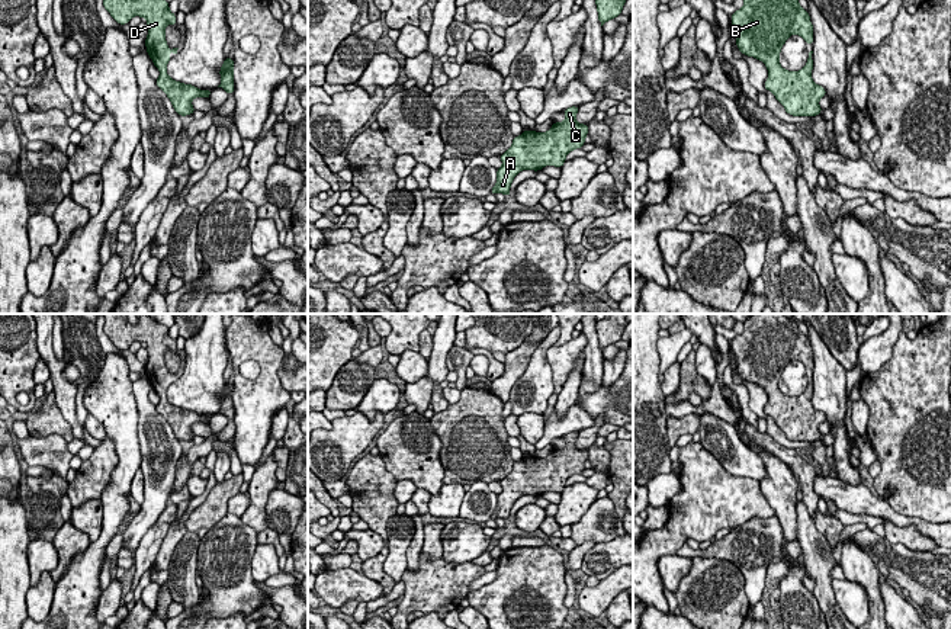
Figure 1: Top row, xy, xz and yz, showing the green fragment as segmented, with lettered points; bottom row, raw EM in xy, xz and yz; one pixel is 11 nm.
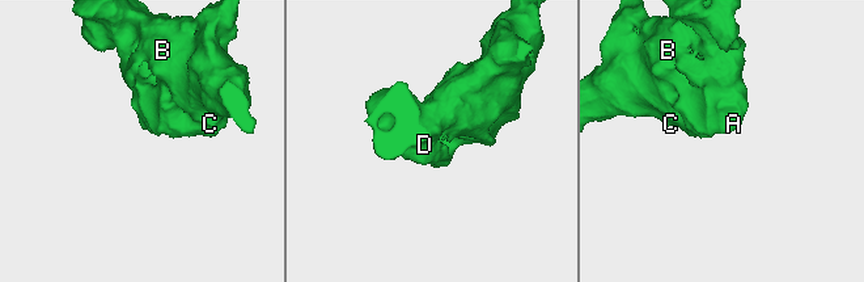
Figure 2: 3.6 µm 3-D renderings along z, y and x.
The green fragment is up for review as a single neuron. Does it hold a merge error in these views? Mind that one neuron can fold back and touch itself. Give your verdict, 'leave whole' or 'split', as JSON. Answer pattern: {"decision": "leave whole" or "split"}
{"decision": "leave whole"}

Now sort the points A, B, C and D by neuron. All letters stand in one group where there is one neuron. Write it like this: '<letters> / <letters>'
A B C D

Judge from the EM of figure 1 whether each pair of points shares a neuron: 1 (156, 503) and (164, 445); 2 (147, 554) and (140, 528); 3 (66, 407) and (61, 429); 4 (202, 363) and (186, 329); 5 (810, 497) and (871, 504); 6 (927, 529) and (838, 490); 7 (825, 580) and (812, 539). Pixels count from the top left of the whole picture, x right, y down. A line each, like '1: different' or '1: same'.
1: same
2: different
3: different
4: different
5: different
6: same
7: same

